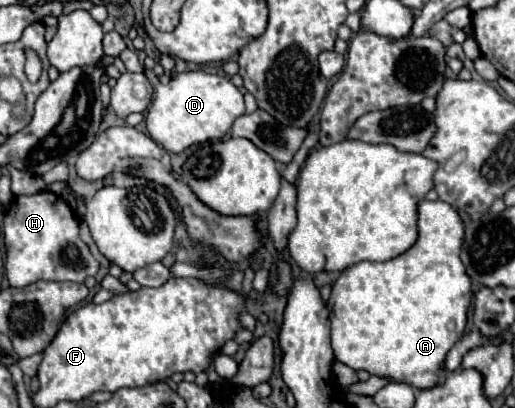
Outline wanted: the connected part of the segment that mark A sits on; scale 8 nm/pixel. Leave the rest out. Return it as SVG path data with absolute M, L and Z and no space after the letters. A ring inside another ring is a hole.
M422 200L420 232L410 250L380 264L358 262L346 268L328 300L336 360L420 390L444 382L444 358L462 338L472 300L470 278L460 262L462 238L464 224L450 204Z

